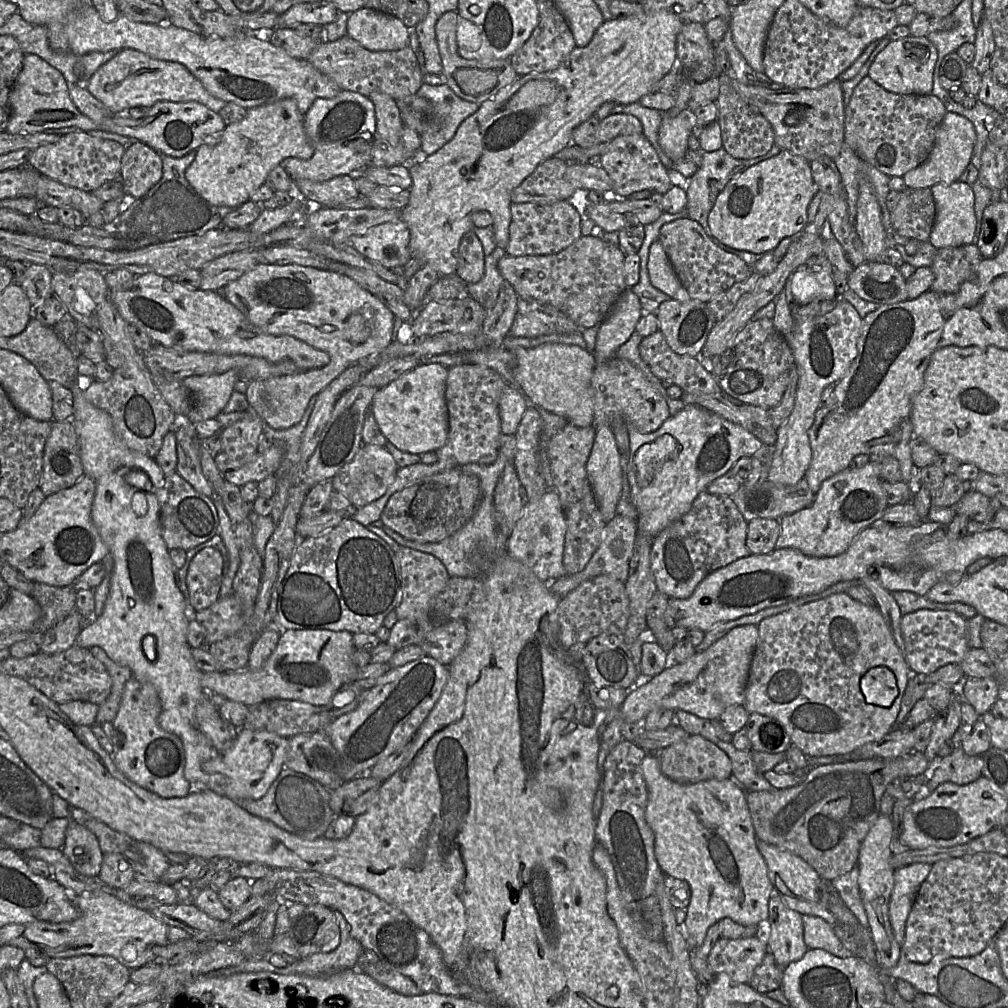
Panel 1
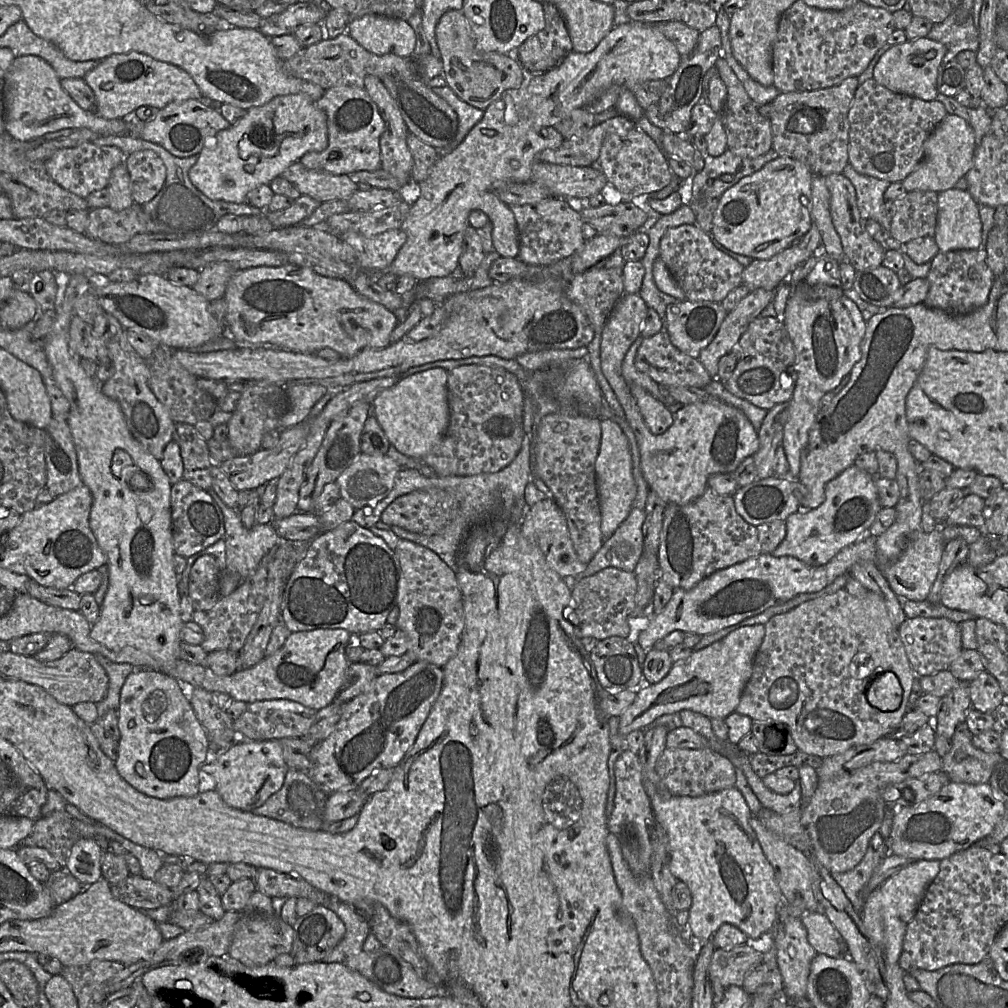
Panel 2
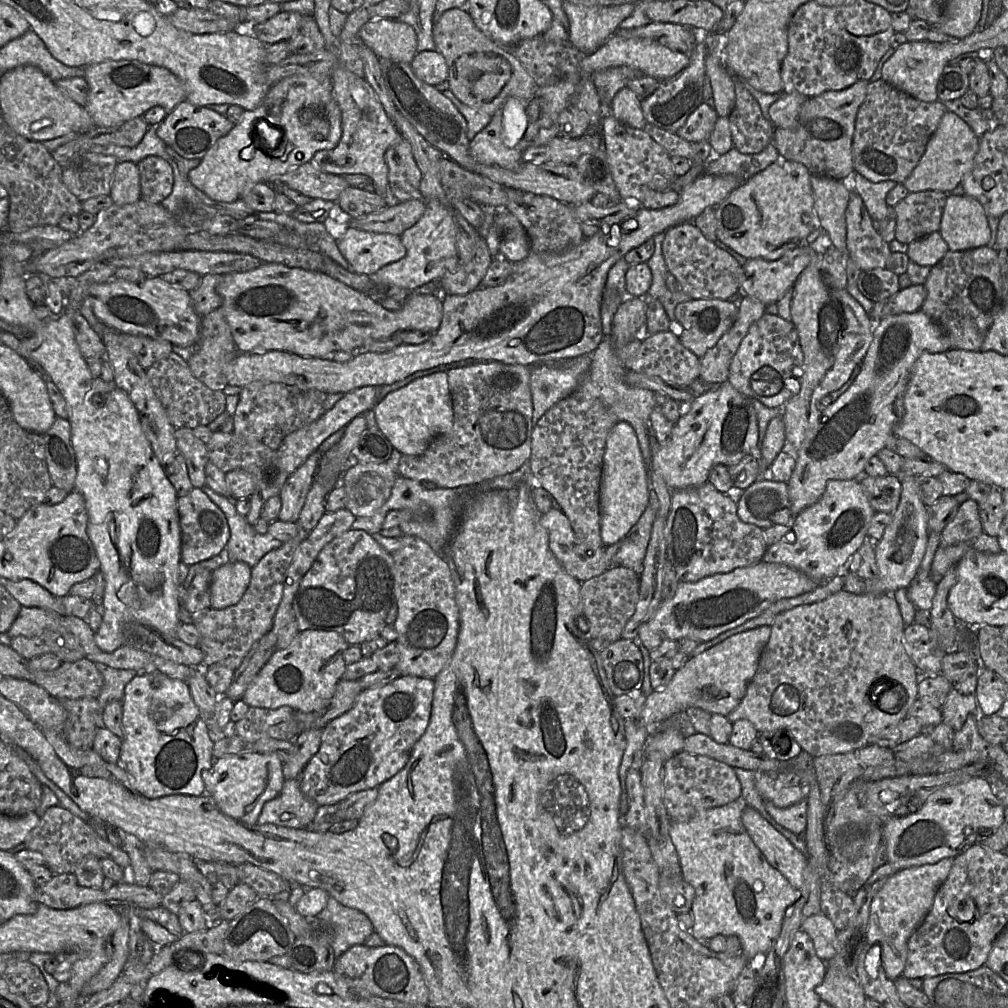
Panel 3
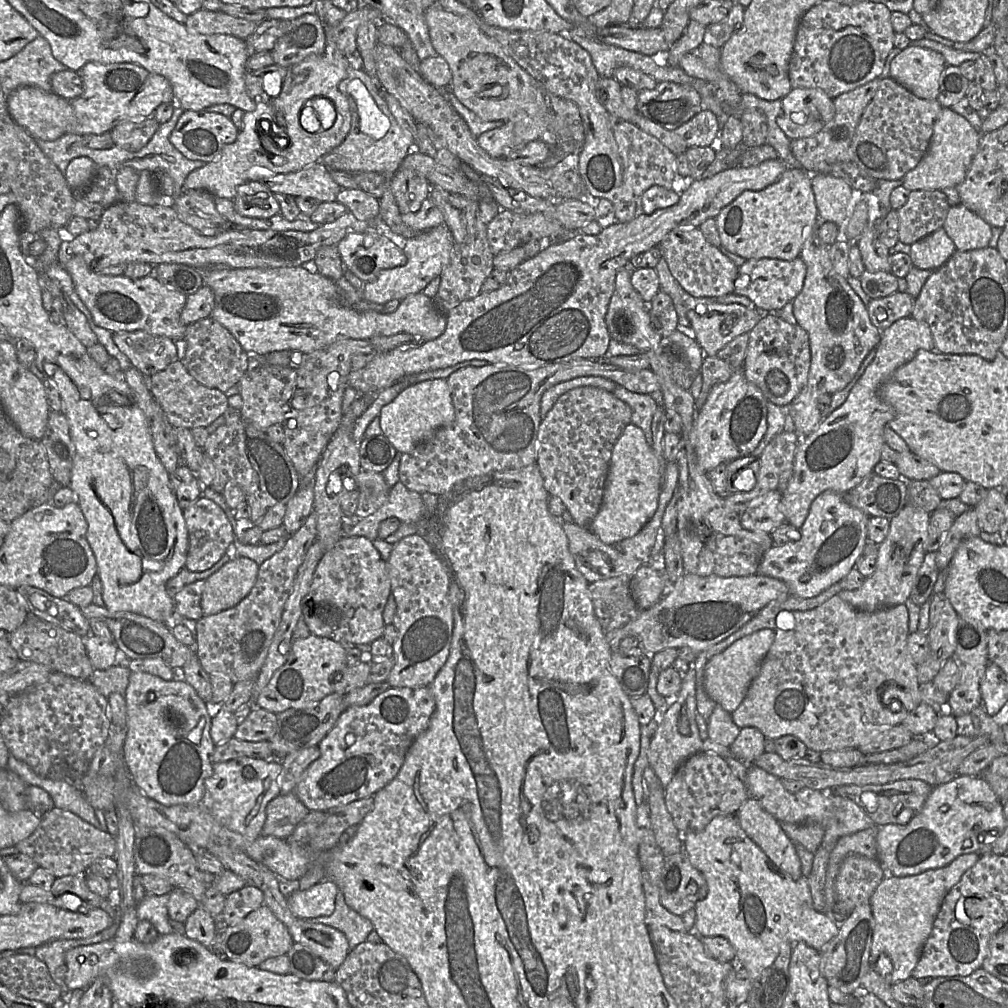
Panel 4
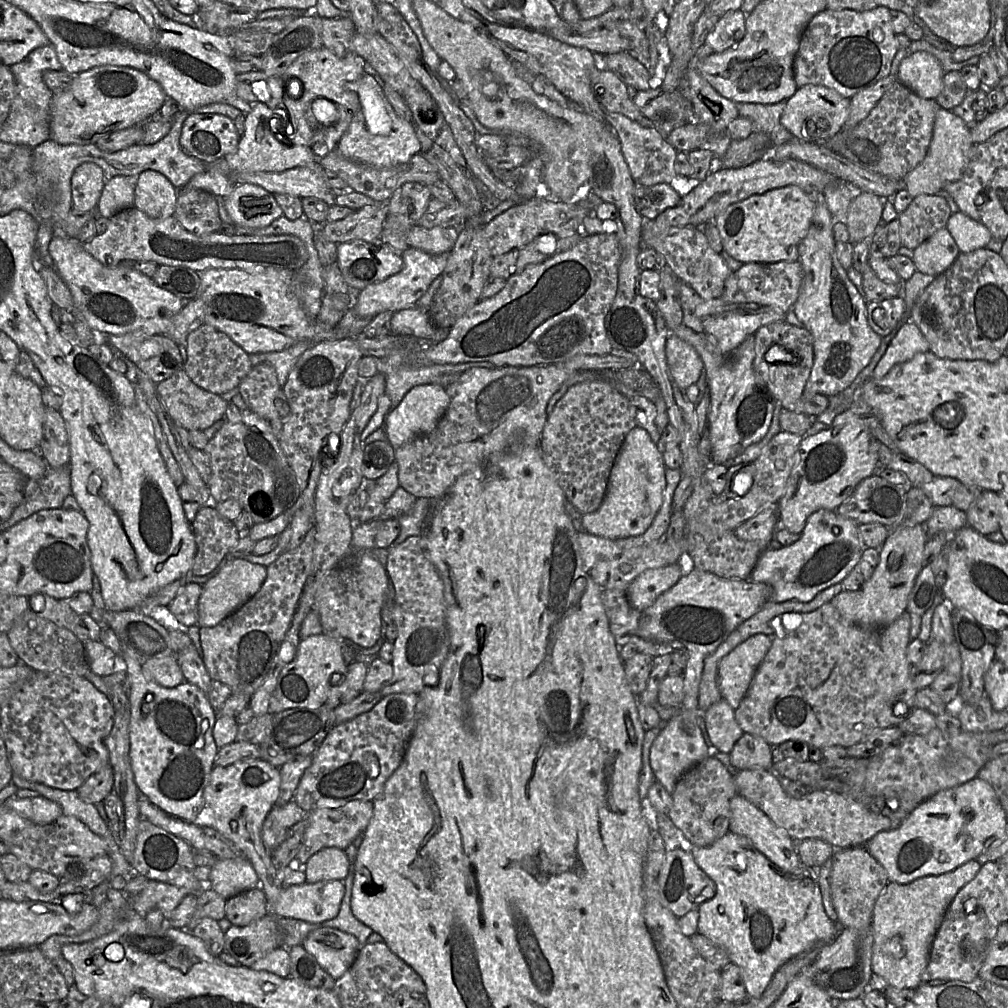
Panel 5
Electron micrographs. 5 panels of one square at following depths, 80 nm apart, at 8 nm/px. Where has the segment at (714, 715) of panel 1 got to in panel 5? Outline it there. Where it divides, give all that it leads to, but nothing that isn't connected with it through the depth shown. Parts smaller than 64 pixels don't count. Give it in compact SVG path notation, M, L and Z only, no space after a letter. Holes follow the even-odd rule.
M755 634L736 646L720 661L718 687L722 699L736 710L750 683L772 645L766 634Z

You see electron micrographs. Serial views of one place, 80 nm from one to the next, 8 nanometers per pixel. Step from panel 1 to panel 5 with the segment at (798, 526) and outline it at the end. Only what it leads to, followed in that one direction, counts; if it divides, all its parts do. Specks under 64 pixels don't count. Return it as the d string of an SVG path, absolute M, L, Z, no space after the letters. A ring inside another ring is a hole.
M819 509L812 513L800 539L781 548L767 548L759 557L750 578L772 589L774 602L811 601L819 592L842 582L859 563L863 549L859 525L837 511Z

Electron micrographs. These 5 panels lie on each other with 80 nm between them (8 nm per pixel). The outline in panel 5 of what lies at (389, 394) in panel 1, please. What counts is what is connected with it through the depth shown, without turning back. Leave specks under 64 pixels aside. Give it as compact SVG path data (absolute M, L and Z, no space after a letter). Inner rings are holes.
M430 383L413 387L400 404L386 415L384 427L388 441L396 449L417 436L431 432L446 413L449 404L450 397L446 388L439 384Z

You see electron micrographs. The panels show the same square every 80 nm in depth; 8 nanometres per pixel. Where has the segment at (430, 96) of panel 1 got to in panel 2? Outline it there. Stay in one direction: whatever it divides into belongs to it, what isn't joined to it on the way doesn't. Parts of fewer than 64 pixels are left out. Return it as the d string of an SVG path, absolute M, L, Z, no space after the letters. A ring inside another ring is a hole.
M448 86L432 87L435 94L447 101L458 117L455 145L460 144L470 130L483 118L484 111L461 100Z

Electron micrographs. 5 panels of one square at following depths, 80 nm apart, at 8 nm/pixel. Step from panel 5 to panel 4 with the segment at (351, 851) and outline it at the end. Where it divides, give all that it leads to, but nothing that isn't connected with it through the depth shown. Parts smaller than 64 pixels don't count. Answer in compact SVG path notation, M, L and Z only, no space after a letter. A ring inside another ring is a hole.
M338 891L336 895L335 909L331 915L305 920L331 926L341 931L347 938L350 950L356 945L365 942L368 934L374 929L374 926L367 918L361 916L347 905L341 891Z

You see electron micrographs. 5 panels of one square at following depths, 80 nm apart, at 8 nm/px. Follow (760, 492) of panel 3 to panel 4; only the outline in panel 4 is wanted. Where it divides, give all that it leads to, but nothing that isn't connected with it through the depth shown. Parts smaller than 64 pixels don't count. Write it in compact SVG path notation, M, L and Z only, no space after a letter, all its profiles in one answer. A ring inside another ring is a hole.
M772 490L755 498L740 516L742 527L749 531L763 531L770 534L786 523L781 509L781 499L781 490Z

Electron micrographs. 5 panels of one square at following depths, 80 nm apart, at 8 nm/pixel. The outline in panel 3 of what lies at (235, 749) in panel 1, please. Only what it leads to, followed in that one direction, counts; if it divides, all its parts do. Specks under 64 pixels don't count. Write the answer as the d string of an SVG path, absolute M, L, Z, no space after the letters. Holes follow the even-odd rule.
M247 752L242 754L227 755L213 761L212 768L202 771L202 778L207 795L210 795L220 811L226 816L248 826L257 824L264 804L275 798L281 791L285 778L283 763L276 754L263 754Z

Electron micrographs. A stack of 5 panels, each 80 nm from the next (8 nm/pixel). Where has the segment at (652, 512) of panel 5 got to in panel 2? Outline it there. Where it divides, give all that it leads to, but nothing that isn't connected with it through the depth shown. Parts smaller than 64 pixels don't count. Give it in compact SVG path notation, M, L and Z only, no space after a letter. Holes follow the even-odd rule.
M601 419L601 441L595 461L595 477L601 513L601 532L604 541L629 515L637 494L628 439L620 426L610 419Z

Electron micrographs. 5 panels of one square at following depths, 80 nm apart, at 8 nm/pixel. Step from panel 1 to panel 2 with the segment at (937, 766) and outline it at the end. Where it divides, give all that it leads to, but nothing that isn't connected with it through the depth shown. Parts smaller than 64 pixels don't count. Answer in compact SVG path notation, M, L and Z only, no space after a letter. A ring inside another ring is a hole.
M966 722L961 723L952 738L950 751L942 757L942 769L956 783L989 783L993 767L1004 758L999 751L988 753L972 743L973 734Z

